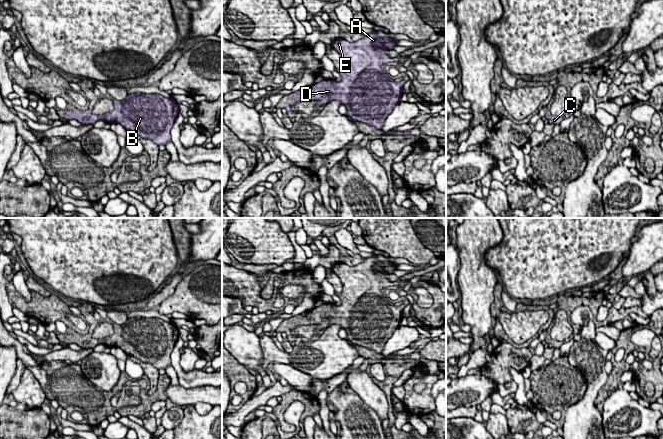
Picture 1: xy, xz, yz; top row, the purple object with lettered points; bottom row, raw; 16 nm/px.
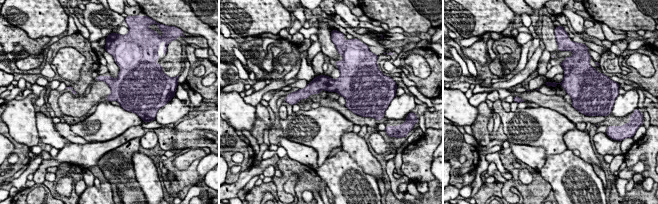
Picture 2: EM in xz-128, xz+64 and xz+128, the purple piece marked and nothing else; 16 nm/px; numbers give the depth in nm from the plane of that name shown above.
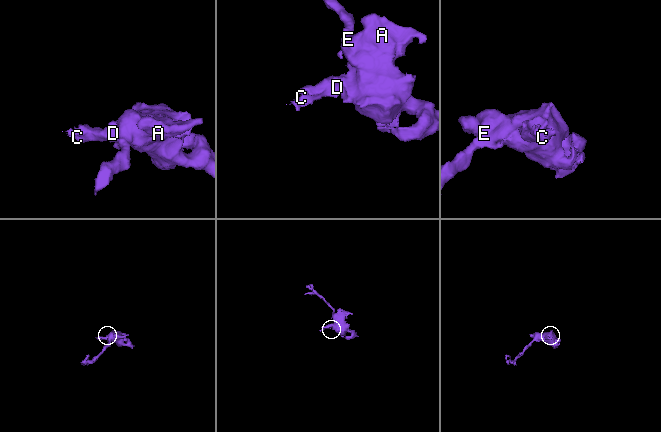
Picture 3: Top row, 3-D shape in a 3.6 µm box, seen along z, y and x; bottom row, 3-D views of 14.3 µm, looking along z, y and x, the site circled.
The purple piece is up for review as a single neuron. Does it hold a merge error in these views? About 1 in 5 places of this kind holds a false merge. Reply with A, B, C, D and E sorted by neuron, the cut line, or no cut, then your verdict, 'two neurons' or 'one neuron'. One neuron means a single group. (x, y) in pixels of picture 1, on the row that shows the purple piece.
A B C D E; no cut; one neuron

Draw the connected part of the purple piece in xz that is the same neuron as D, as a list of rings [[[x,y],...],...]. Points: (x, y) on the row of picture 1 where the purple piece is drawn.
[[[376,31],[362,34],[363,38],[352,42],[350,47],[347,46],[347,40],[336,39],[332,46],[343,59],[342,68],[339,70],[341,81],[325,82],[323,80],[315,83],[306,92],[299,90],[289,94],[289,97],[293,96],[295,99],[290,106],[283,106],[287,110],[288,116],[291,116],[291,107],[297,102],[318,100],[327,103],[332,99],[333,101],[340,101],[341,105],[346,105],[347,115],[353,120],[381,129],[385,119],[400,102],[403,85],[406,82],[404,80],[400,82],[389,80],[383,71],[383,65],[396,61],[396,58],[390,57],[385,52],[388,47],[397,46],[398,43],[398,40],[391,38],[389,34],[386,33],[387,36],[384,38],[379,37]]]

